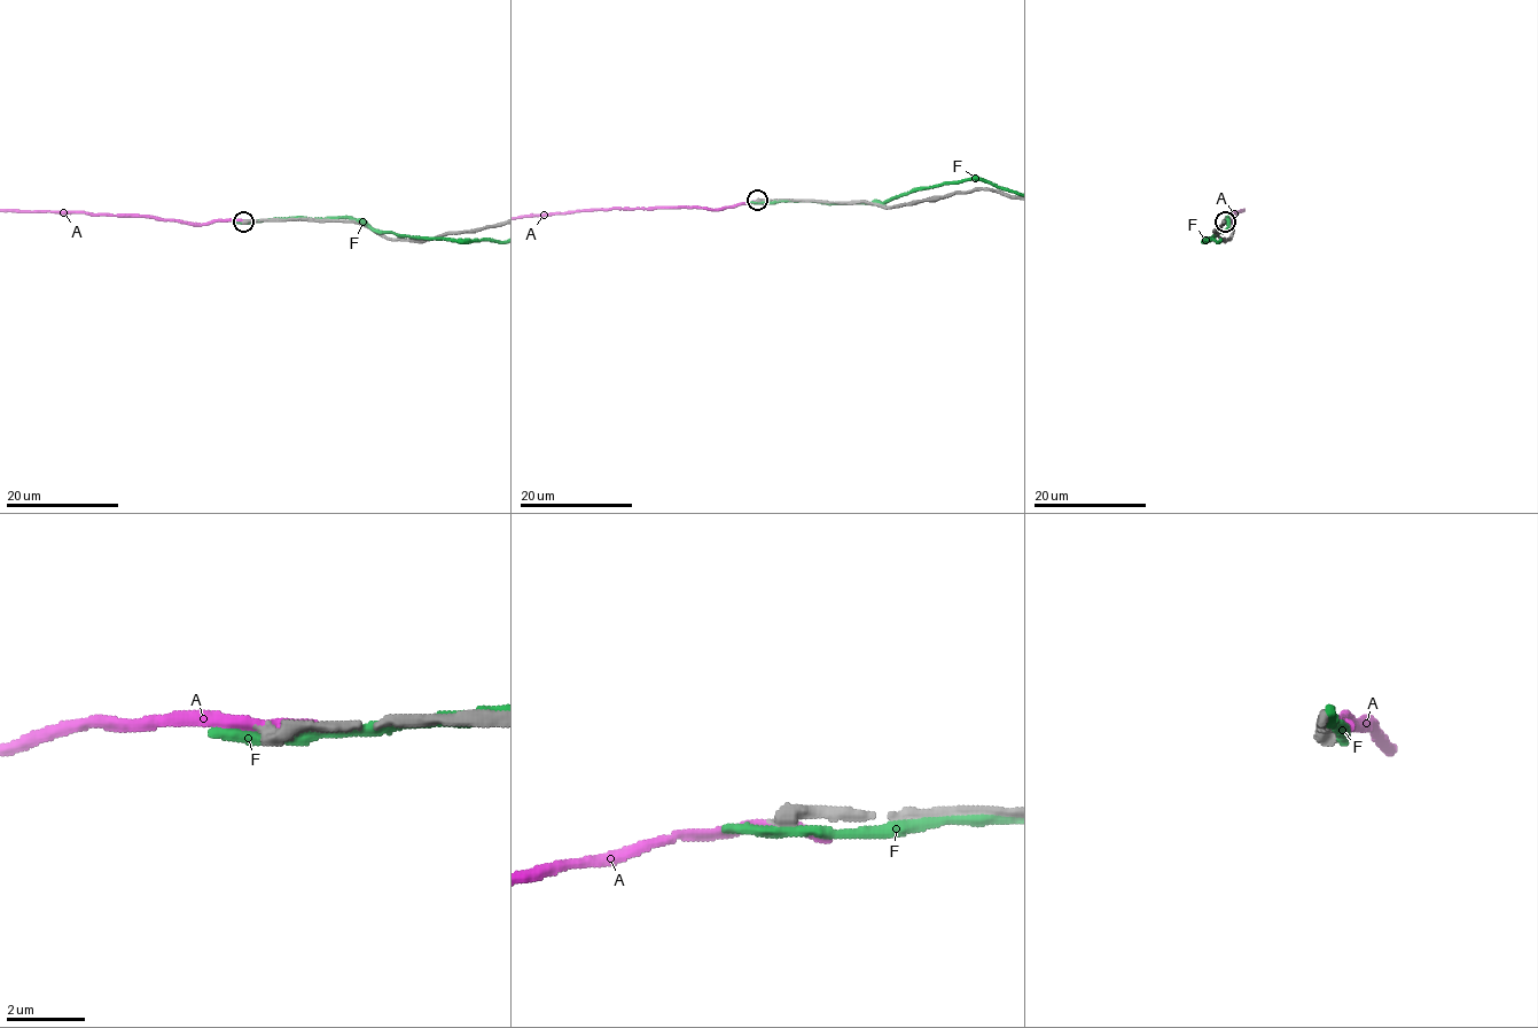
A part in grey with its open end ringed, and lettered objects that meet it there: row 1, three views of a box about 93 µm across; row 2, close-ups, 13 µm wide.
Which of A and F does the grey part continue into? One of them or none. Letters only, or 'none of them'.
none of them

